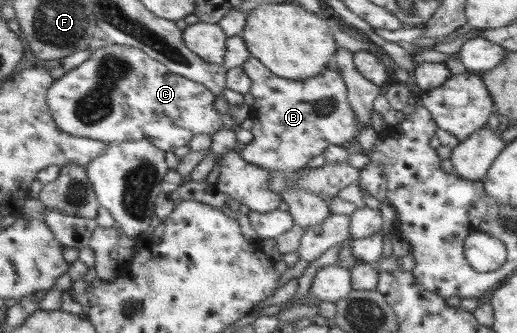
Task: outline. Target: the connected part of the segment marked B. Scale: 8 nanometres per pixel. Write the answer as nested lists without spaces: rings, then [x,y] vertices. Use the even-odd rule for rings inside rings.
[[[250,56],[250,59],[241,66],[241,70],[250,80],[248,93],[254,96],[253,103],[249,106],[248,115],[253,123],[250,130],[253,138],[248,144],[244,144],[243,149],[238,152],[238,156],[245,162],[260,166],[269,172],[271,170],[298,171],[305,167],[310,158],[322,154],[326,146],[344,144],[356,133],[355,114],[347,102],[346,86],[338,72],[325,68],[319,74],[303,80],[287,80],[275,76],[270,69],[253,56]]]

